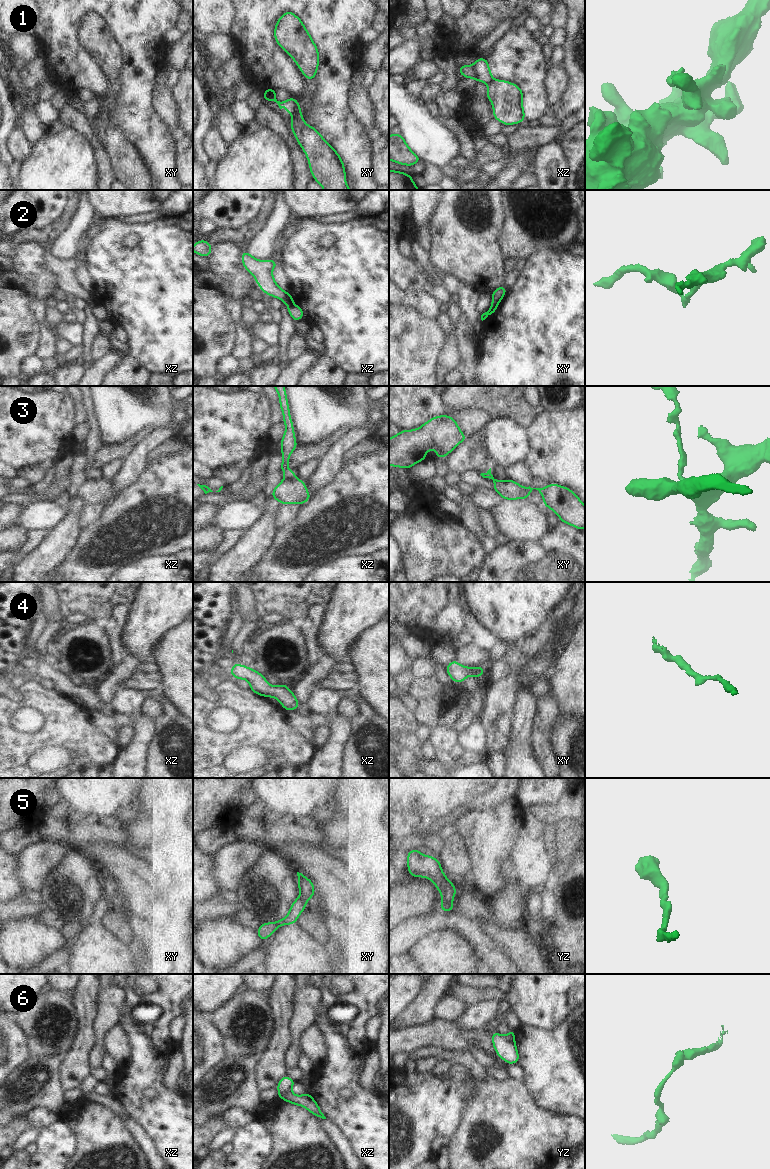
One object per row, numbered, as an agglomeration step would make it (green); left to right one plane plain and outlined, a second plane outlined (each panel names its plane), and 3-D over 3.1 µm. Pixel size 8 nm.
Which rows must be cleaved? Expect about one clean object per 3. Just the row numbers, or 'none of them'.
1, 2, 3, 6

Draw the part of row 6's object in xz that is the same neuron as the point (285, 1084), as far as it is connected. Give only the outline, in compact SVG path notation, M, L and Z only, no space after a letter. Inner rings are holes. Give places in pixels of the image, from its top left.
M285 1075L278 1081L278 1085L276 1088L279 1092L288 1092L291 1090L295 1082L296 1080L293 1080L292 1078Z

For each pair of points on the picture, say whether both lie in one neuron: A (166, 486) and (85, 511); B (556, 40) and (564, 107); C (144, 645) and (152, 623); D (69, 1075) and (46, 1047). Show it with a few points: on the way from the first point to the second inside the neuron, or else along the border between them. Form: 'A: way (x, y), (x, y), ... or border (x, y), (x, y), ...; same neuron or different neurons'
A: border (106, 505), (101, 515), (91, 524); different neurons
B: border (565, 28), (566, 38), (561, 45); different neurons
C: way (144, 640), (144, 631), (147, 628); same neuron
D: border (73, 1037), (71, 1047), (62, 1058); different neurons

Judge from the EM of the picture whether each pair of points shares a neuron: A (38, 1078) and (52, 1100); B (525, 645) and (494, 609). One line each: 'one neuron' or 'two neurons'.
A: one neuron
B: two neurons

